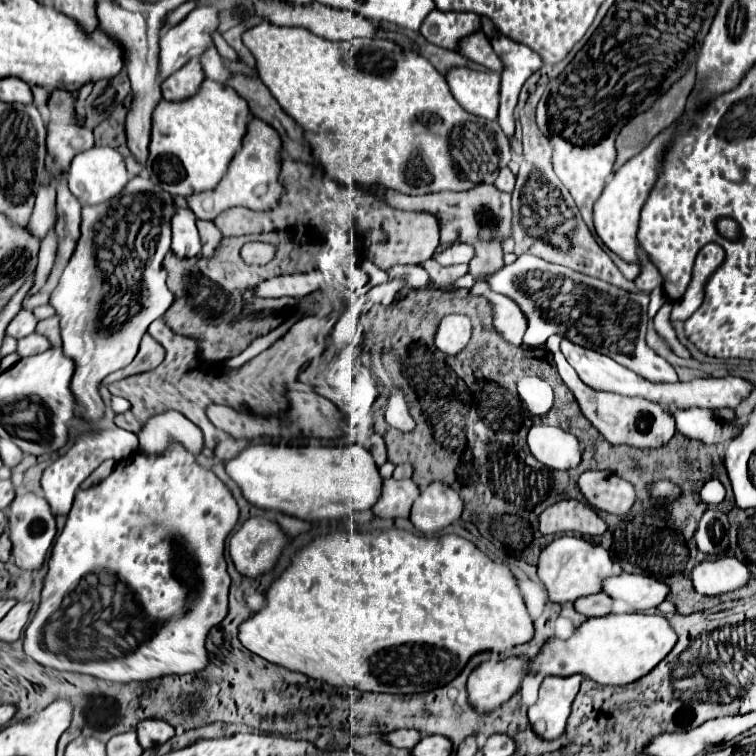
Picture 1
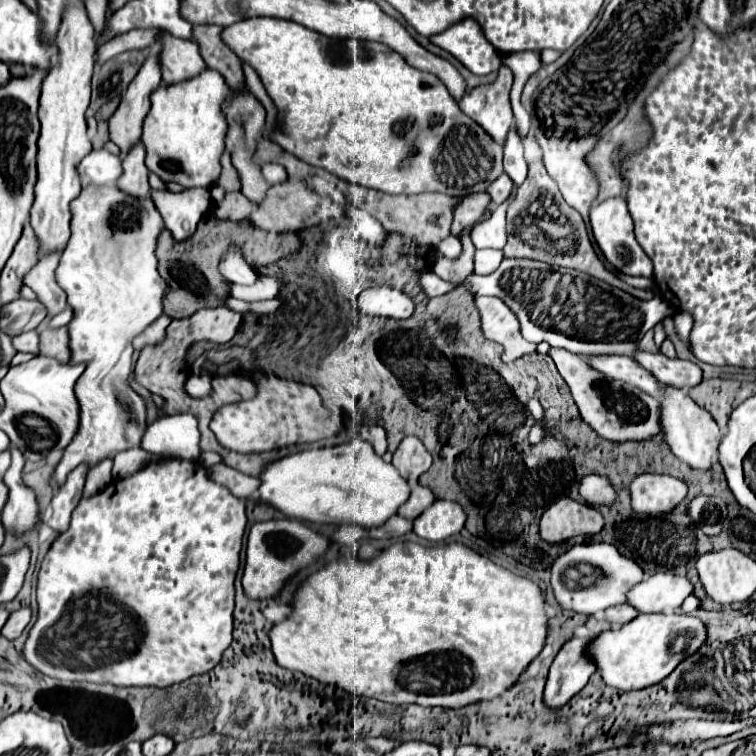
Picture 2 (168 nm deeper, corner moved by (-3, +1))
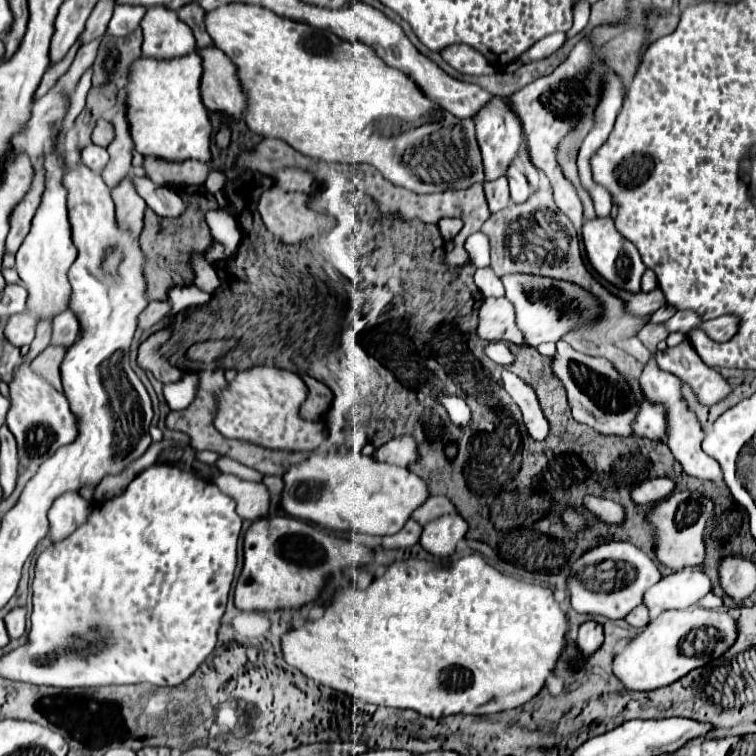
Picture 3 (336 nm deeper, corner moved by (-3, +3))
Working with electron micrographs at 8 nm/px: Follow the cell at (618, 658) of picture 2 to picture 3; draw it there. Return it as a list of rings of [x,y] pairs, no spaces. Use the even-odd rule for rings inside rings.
[[[686,608],[686,610],[666,610],[658,618],[652,618],[648,628],[644,628],[632,644],[618,650],[614,658],[614,674],[628,690],[656,690],[670,686],[688,672],[706,666],[710,660],[720,658],[738,638],[738,624],[726,610],[706,610],[706,608]]]

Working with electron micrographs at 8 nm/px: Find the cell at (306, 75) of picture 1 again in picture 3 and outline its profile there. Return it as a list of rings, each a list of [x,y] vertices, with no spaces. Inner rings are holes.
[[[232,2],[206,12],[204,26],[214,40],[214,46],[236,64],[246,94],[244,122],[252,132],[266,138],[280,138],[310,158],[372,164],[396,186],[418,194],[460,190],[484,180],[474,122],[460,120],[434,102],[428,102],[406,74],[384,66],[368,46],[342,40],[328,30],[292,22],[262,6],[242,2]]]

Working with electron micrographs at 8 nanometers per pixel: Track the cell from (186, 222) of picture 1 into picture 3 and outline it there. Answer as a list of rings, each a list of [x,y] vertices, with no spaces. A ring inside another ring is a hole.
[[[138,176],[132,178],[132,184],[134,184],[136,192],[144,198],[148,208],[152,208],[156,214],[174,218],[184,212],[184,202],[180,200],[180,196],[172,188],[156,186],[152,180],[138,178]]]

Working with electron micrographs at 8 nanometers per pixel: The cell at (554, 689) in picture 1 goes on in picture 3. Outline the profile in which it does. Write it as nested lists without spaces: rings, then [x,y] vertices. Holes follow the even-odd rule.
[[[592,620],[580,624],[580,630],[578,630],[578,648],[580,648],[580,652],[584,656],[590,656],[592,652],[596,652],[602,642],[604,642],[602,624],[592,622]]]

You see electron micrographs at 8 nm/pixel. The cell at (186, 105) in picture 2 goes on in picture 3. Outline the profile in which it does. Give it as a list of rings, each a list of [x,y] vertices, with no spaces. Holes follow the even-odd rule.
[[[186,54],[170,60],[140,56],[128,70],[126,84],[126,118],[134,148],[140,154],[156,154],[160,158],[200,158],[210,162],[210,120],[200,98],[200,56]]]

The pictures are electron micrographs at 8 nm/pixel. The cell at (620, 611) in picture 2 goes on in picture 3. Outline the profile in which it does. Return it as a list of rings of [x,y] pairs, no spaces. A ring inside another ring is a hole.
[[[640,604],[636,610],[632,610],[632,614],[628,614],[628,620],[626,620],[632,628],[644,628],[648,626],[650,622],[650,616],[648,616],[648,608],[644,604]]]

